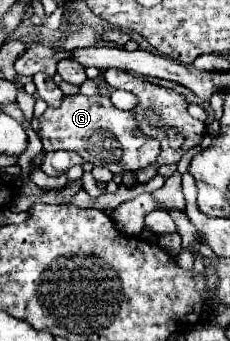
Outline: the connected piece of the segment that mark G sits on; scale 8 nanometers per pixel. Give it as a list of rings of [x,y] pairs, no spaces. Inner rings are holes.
[[[67,95],[59,109],[47,109],[39,119],[43,151],[75,151],[93,165],[105,165],[115,175],[125,171],[141,171],[155,163],[159,141],[147,137],[131,111],[117,109],[109,97],[101,95]]]

